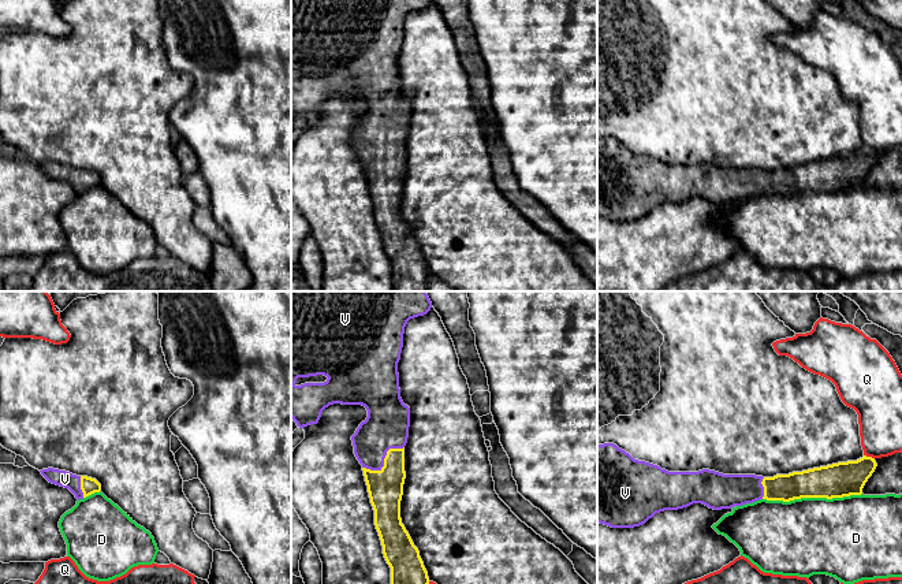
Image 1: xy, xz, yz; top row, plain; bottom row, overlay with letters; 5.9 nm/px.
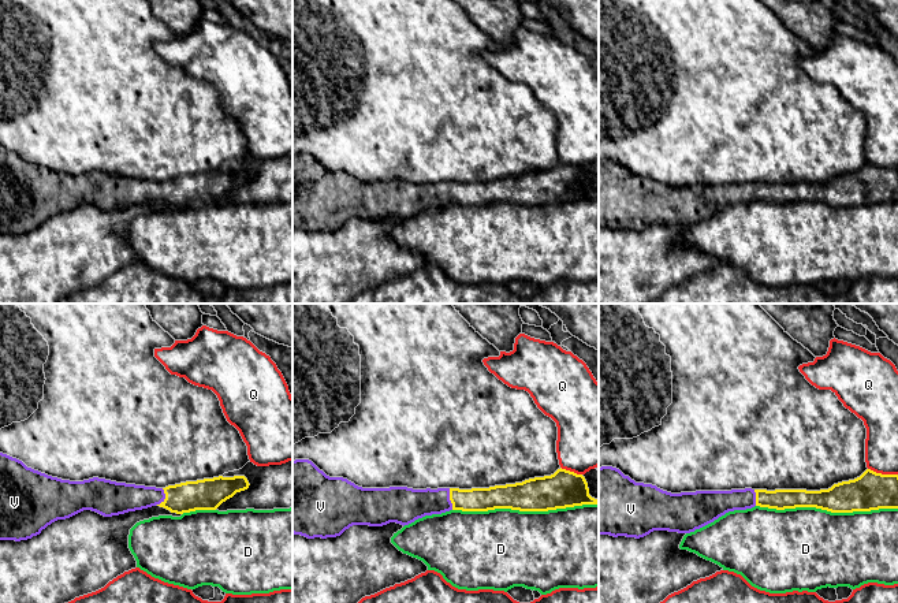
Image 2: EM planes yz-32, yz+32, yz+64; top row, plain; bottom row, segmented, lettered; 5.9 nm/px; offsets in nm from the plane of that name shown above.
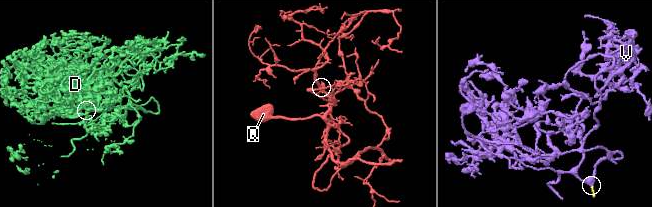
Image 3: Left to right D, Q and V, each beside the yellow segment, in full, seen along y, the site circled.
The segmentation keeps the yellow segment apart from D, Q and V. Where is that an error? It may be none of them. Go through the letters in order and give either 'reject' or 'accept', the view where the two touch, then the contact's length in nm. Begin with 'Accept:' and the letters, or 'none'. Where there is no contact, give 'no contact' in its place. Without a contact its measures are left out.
Accept: V
D: reject; meets yellow in yz; contact 600 nm long
Q: reject; meets yellow in yz; contact 70 nm long
V: accept; meets yellow in xz; contact 280 nm long

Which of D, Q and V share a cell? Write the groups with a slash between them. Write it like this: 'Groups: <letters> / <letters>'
Groups: D / Q / V

